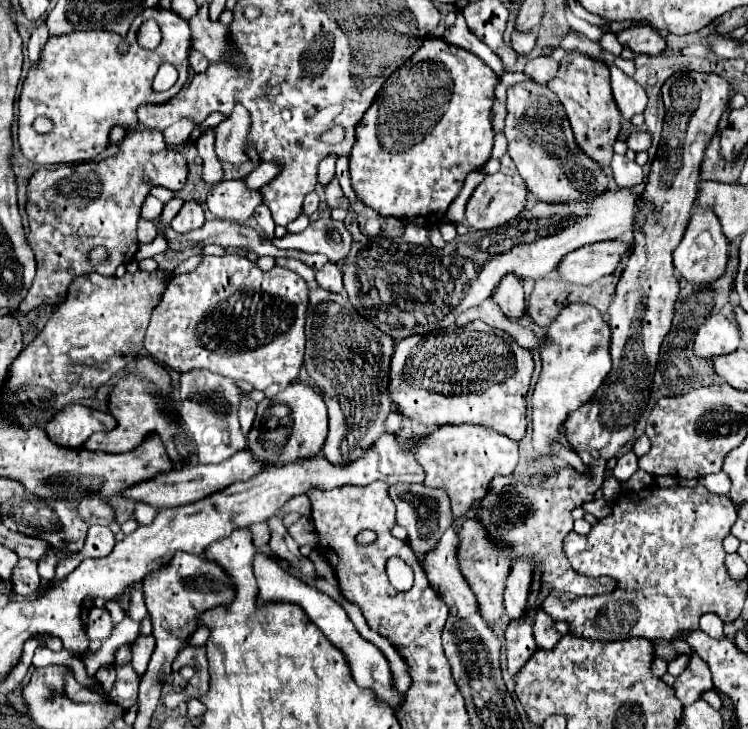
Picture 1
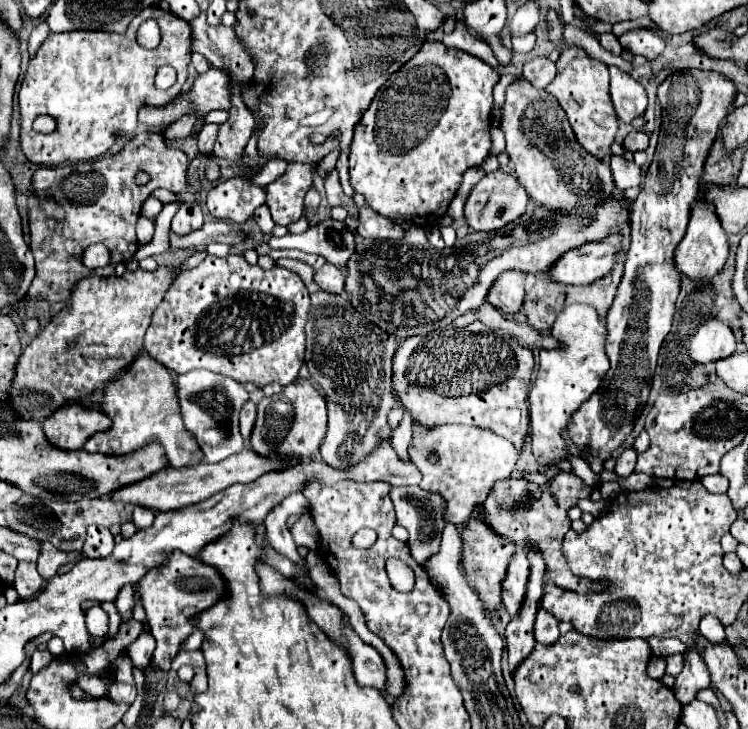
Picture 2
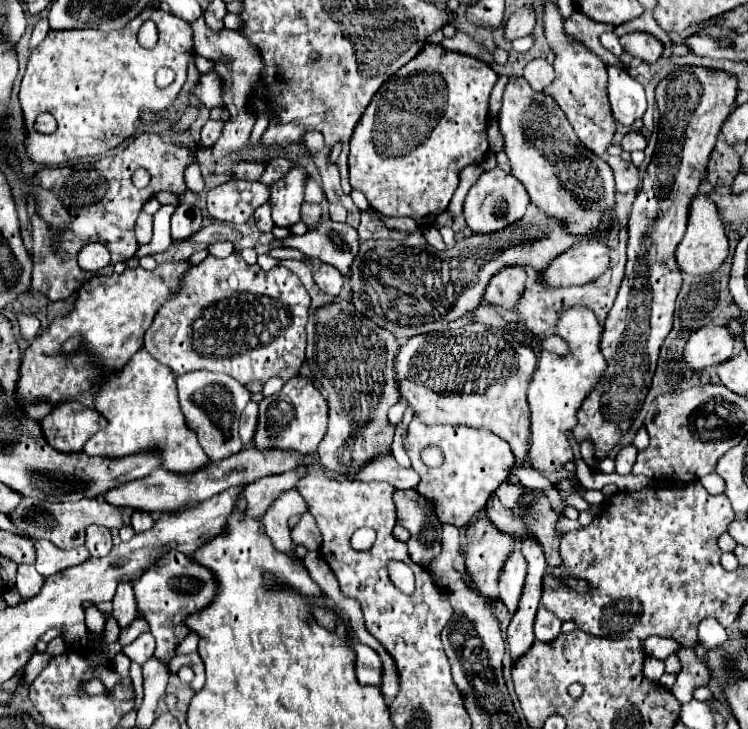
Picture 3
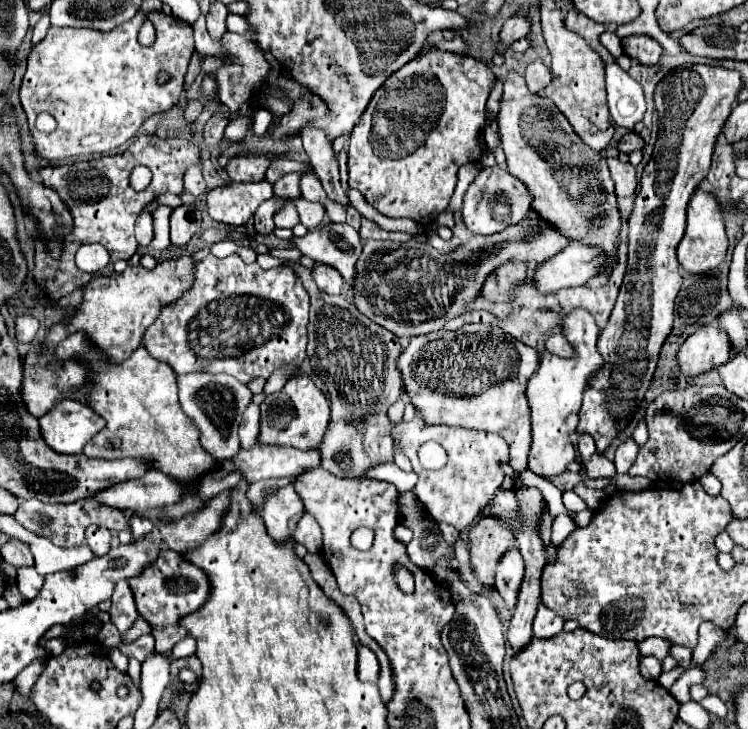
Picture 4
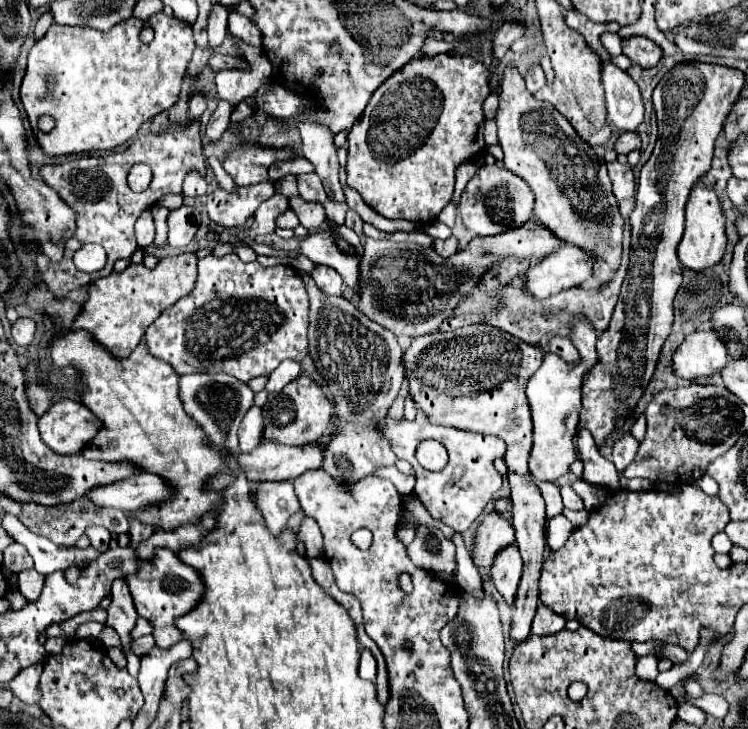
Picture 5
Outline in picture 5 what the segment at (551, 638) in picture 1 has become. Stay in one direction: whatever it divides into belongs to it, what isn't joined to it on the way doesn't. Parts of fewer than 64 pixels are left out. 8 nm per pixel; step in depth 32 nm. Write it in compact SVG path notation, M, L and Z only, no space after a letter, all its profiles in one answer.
M540 604L536 616L534 616L534 622L532 622L532 632L536 636L552 636L556 632L560 632L566 624L566 618L552 612L548 606Z

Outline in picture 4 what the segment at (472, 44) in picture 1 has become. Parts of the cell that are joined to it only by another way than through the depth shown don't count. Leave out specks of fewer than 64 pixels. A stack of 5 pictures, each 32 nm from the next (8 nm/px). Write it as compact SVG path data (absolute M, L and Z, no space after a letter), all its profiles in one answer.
M456 34L454 40L442 40L440 44L436 44L436 48L446 50L446 52L460 52L460 54L468 54L468 46L466 40L462 38L462 34Z

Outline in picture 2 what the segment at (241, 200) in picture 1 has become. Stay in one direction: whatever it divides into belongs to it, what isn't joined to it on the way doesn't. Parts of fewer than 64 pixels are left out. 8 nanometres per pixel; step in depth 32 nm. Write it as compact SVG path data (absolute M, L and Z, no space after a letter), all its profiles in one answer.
M244 178L218 182L208 192L208 210L216 218L226 218L236 224L246 222L258 206L264 204L264 188L252 186Z

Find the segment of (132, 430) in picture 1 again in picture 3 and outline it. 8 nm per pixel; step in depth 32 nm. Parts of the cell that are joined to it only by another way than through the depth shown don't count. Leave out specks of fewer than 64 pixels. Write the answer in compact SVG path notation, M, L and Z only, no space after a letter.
M144 348L136 352L122 370L104 380L96 396L96 410L108 420L108 428L104 428L100 434L94 434L92 440L86 442L84 452L90 456L120 458L138 454L138 450L158 448L164 468L178 474L192 472L208 464L208 456L204 456L196 436L192 436L184 424L178 404L176 376L168 372L164 364L156 364L156 360L152 360Z

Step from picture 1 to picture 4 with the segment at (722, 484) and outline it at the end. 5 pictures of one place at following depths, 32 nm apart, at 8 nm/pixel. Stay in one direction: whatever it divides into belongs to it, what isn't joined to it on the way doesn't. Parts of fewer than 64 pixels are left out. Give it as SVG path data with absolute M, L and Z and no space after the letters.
M714 474L704 476L704 478L700 480L700 484L702 484L702 488L704 488L708 494L720 494L720 490L722 490L722 484L720 484L720 480L718 480Z

